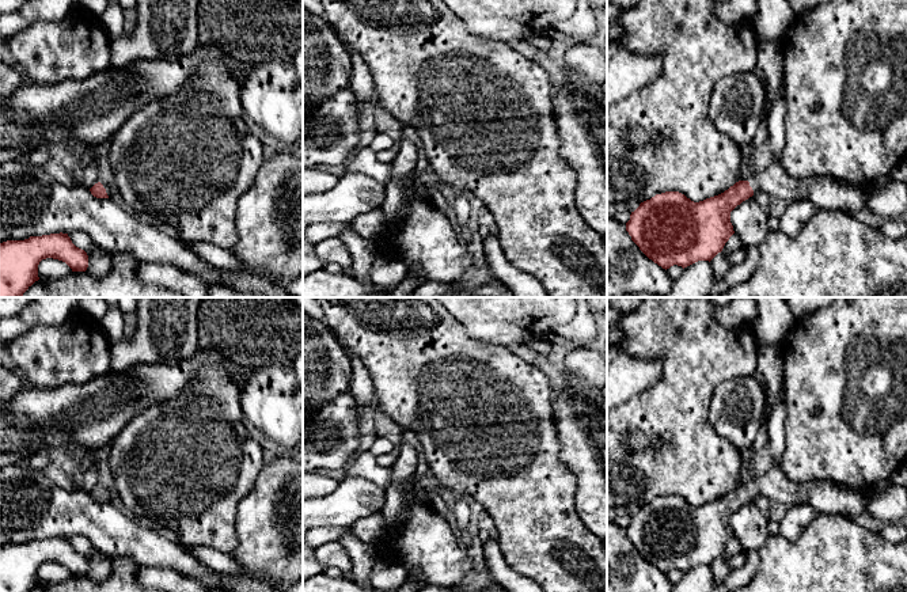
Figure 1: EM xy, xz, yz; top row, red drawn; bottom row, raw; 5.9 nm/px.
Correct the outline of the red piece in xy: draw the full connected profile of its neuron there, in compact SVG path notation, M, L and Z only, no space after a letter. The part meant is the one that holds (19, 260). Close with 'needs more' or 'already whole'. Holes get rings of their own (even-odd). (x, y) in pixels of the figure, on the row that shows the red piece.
M68 234L30 236L0 243L0 297L22 297L39 280L38 265L53 258L65 262L72 272L86 272L88 255L76 247Z | already whole

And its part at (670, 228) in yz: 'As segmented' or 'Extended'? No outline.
Extended

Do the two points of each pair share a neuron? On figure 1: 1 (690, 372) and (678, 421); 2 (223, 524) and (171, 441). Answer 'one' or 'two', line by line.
1: one
2: one

